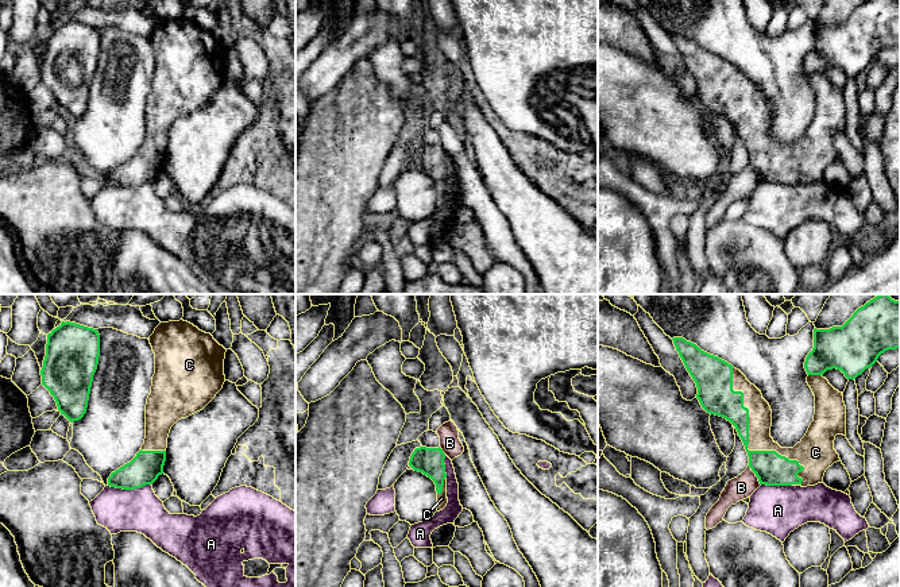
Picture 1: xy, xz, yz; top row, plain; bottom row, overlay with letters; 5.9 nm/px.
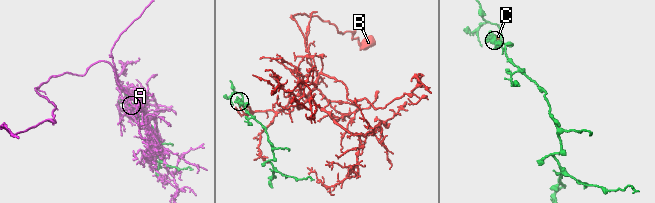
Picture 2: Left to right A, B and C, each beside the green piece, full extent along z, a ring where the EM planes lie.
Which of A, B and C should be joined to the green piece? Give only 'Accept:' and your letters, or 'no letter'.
Accept: C

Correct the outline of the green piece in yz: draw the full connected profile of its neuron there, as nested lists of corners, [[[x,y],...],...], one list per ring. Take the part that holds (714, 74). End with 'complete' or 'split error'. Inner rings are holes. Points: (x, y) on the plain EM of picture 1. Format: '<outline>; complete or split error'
[[[866,0],[842,23],[814,27],[814,46],[807,53],[804,66],[807,81],[815,93],[815,112],[806,134],[793,146],[781,146],[770,135],[772,108],[761,89],[727,59],[702,49],[683,35],[673,35],[687,69],[696,81],[702,105],[730,119],[741,135],[749,154],[749,163],[766,184],[815,184],[823,179],[824,170],[841,159],[834,147],[837,132],[846,134],[846,104],[843,93],[823,74],[827,67],[841,67],[847,77],[855,77],[872,65],[888,47],[900,46],[900,0]]]; split error

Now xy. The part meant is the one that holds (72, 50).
[[[62,19],[47,32],[42,82],[70,120],[84,115],[100,54],[97,27]]]; complete

